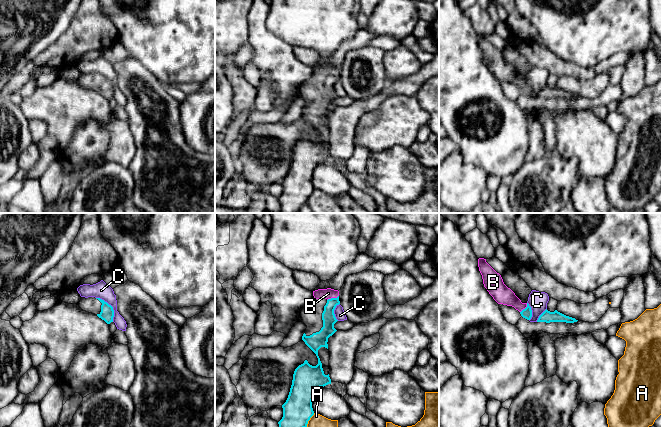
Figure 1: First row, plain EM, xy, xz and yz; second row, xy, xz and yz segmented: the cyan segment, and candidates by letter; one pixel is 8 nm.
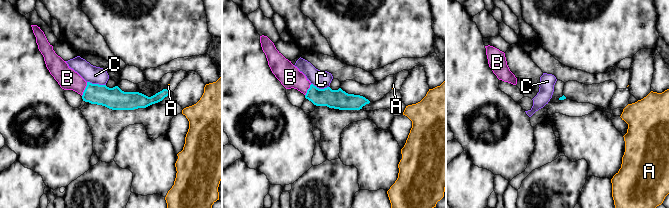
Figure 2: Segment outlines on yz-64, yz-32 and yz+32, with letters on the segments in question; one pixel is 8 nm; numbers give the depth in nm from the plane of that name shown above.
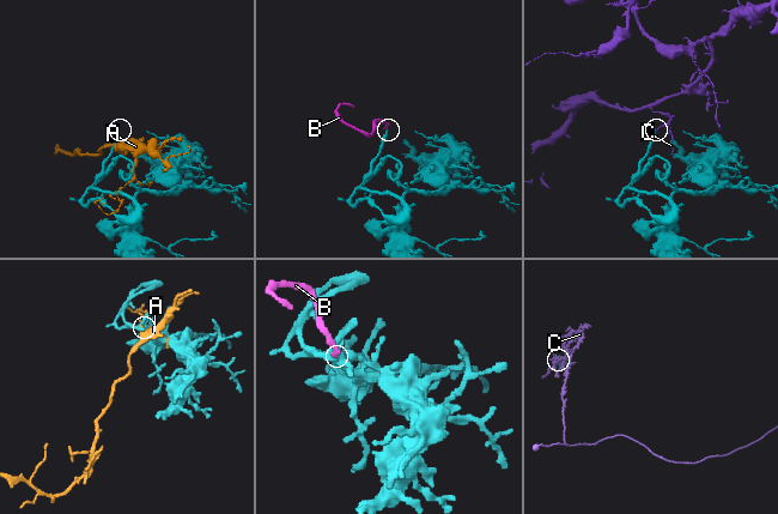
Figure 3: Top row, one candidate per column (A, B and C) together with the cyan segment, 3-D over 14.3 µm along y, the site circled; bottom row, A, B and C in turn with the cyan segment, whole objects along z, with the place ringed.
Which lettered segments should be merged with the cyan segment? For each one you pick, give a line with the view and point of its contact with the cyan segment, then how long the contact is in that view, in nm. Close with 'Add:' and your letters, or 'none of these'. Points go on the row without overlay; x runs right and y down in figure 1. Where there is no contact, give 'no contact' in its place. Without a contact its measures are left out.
B: contact xz (332, 74); length 100 nm
Add: B

